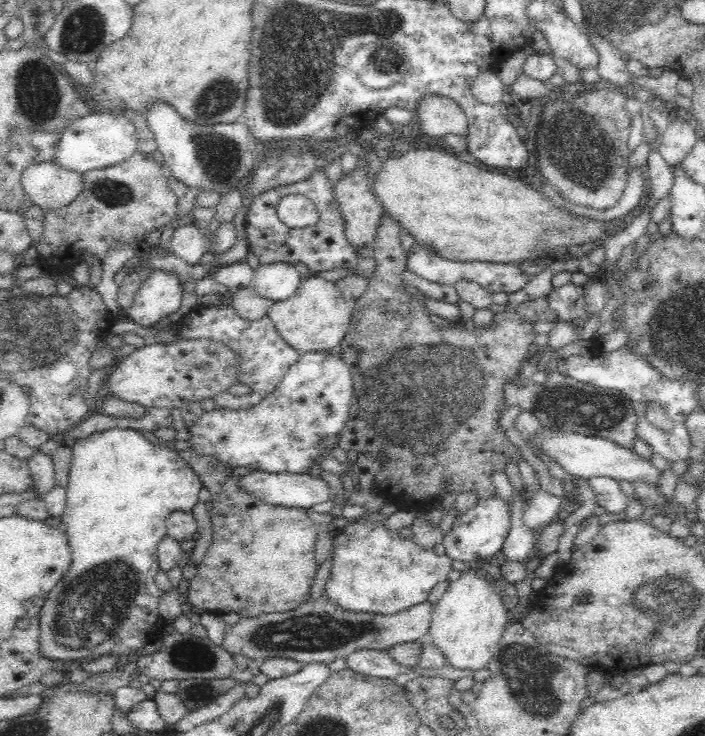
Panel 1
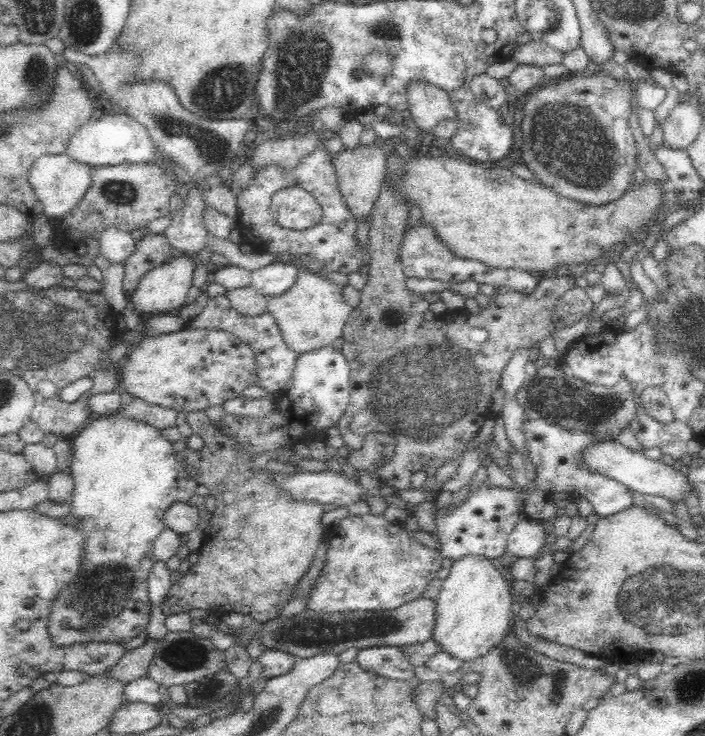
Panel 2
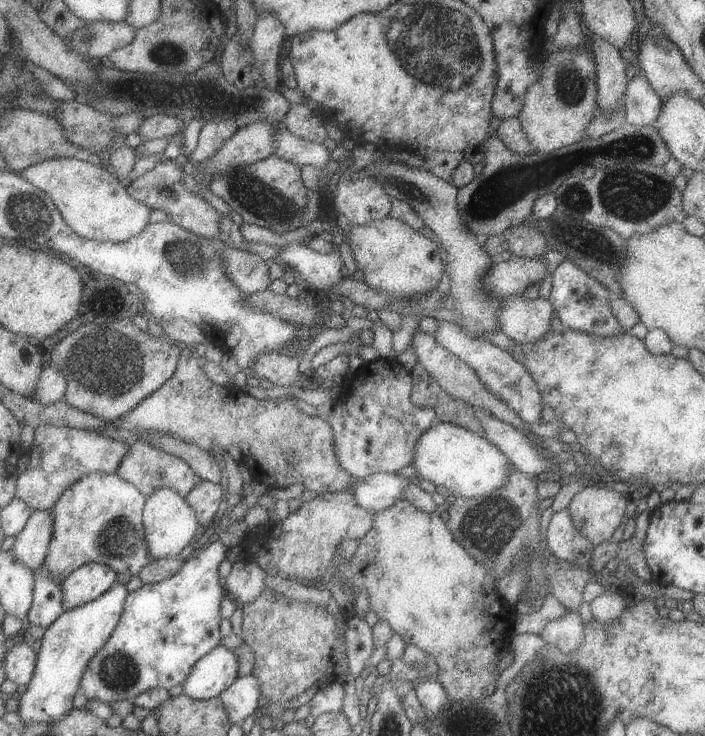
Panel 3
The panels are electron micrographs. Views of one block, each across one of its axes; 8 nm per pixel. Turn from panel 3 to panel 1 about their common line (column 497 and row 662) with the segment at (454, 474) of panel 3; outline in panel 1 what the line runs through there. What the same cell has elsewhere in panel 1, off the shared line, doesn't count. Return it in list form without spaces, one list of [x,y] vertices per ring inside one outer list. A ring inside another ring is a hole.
[[[470,565],[469,570],[466,569],[459,579],[450,581],[444,596],[435,604],[426,638],[430,639],[441,650],[450,666],[458,668],[458,670],[473,671],[486,668],[504,629],[512,619],[508,617],[508,610],[504,608],[506,601],[506,594],[498,594],[493,590],[492,579],[489,575],[482,573],[476,568],[476,565]]]

